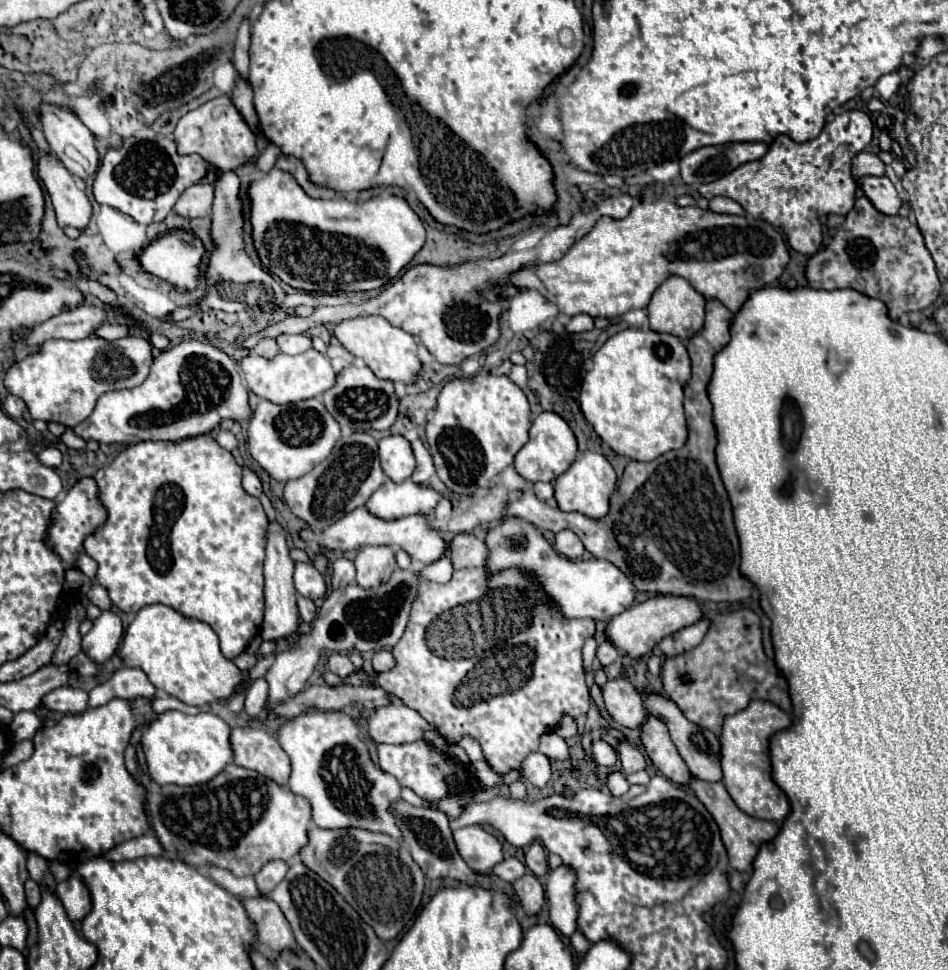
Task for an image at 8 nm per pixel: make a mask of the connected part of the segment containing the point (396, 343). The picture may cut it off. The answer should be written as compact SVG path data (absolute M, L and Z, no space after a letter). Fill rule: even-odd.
M364 316L364 318L350 318L334 326L334 336L340 340L340 344L350 350L354 356L362 358L366 366L384 380L392 382L404 382L414 384L418 378L418 372L422 370L422 362L418 356L418 346L414 338L400 328L392 326L382 316Z

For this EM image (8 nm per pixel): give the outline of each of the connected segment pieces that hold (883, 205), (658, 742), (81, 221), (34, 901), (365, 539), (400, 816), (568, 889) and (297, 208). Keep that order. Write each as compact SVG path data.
M866 176L858 180L860 188L864 190L866 198L876 206L876 210L880 210L882 214L888 216L896 216L898 210L902 208L902 200L894 188L894 184L886 178L886 176Z
M650 716L644 724L642 724L642 734L640 740L646 748L646 754L650 756L650 760L654 762L654 766L672 782L678 784L686 784L690 778L690 770L684 764L684 760L680 758L676 746L670 740L668 728L662 720Z
M52 152L40 154L38 176L44 182L50 198L52 198L58 226L60 228L74 226L78 230L84 230L90 220L92 206L90 206L86 194L78 188L74 176L68 174L68 170L64 170L64 166L60 166L60 160L56 158L56 154L52 154Z
M32 878L26 882L26 902L30 908L36 908L40 904L42 898L42 888L40 884L36 884Z
M360 506L352 512L348 512L344 518L336 520L332 526L328 526L328 530L322 532L314 532L312 528L302 528L300 530L300 538L304 542L316 542L322 550L340 550L340 552L348 552L348 550L360 550L364 546L390 546L390 544L400 544L402 548L406 548L406 552L410 554L412 560L430 564L438 558L442 558L448 550L442 534L438 530L432 530L428 526L428 516L408 516L408 518L400 518L400 520L380 520L376 516L372 516L366 506Z
M400 800L400 802L392 804L392 814L404 834L404 844L408 846L414 862L422 868L422 872L428 878L452 878L464 886L480 884L484 888L492 888L492 878L488 874L472 872L472 868L456 852L456 842L452 838L450 820L444 812L432 810L432 808L416 808L416 806L410 806L408 802Z
M564 864L552 870L546 882L552 926L566 938L572 936L576 930L578 906L574 902L574 882L576 882L574 872Z
M272 168L264 178L250 182L248 196L252 202L250 208L252 240L262 268L268 270L272 276L280 278L284 284L304 292L334 294L382 288L410 264L410 260L426 240L424 224L406 204L406 200L398 196L370 198L368 202L356 204L350 204L344 198L314 200L304 194L304 190L296 184L292 174L278 168Z

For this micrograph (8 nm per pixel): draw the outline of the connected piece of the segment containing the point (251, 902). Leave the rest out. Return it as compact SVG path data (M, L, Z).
M264 896L256 898L242 898L242 904L246 906L248 916L258 926L258 940L268 944L272 952L280 952L286 948L296 948L296 940L292 936L292 930L276 902Z

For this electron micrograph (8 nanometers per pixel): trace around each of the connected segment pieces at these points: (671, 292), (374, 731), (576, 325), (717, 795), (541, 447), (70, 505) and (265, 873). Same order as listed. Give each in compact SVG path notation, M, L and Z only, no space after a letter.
M672 276L656 290L656 294L652 296L652 302L646 308L650 328L654 332L666 332L666 334L672 334L680 340L686 340L704 326L704 306L706 306L704 296L698 294L686 278Z
M384 706L368 716L368 734L376 744L404 744L422 738L428 722L408 706Z
M588 314L572 316L572 320L566 324L568 332L586 332L586 330L592 330L592 328L594 328L594 320L588 318Z
M692 776L690 782L688 782L688 788L694 792L696 798L700 798L700 802L706 806L706 810L712 814L712 818L720 826L720 836L722 836L722 842L726 846L730 866L734 870L738 870L738 872L750 874L752 872L752 860L754 860L760 844L772 840L778 834L778 824L776 822L768 822L768 820L758 820L758 818L752 818L752 816L744 814L732 802L732 798L726 792L726 788L724 788L722 782L702 782L700 778Z
M540 412L532 422L530 440L518 450L514 458L514 466L530 482L538 480L554 482L560 474L564 474L564 470L568 470L568 466L576 460L576 456L578 456L578 442L568 422L556 412Z
M94 478L78 480L60 500L52 512L52 522L46 530L46 544L60 556L66 566L74 566L78 554L84 552L84 534L92 534L96 526L104 526L104 506L96 502L96 482Z
M274 860L274 862L268 862L258 874L256 874L256 886L262 894L270 894L280 882L282 878L286 876L288 872L288 864L282 862L282 860Z

